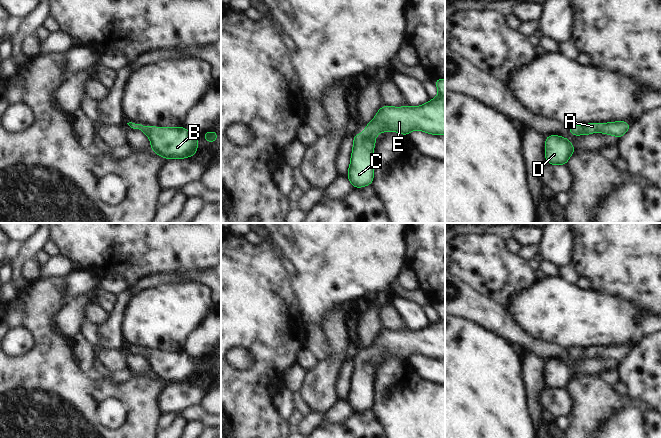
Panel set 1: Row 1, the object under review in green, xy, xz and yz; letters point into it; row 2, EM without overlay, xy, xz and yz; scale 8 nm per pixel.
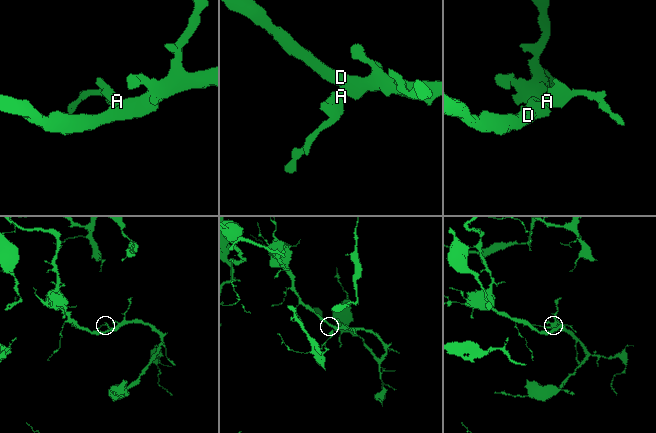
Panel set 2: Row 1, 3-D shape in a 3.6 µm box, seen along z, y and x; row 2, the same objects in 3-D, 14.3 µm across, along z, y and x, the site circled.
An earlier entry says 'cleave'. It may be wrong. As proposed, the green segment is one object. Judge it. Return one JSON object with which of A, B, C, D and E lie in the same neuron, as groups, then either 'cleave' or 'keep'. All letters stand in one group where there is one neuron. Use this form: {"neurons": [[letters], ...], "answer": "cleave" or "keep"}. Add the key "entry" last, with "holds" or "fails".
{"neurons": [["A", "B", "C", "D", "E"]], "answer": "keep", "entry": "fails"}

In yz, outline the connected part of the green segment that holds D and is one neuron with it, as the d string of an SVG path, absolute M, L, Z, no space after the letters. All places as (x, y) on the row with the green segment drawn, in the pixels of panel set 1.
M552 134L545 137L545 159L551 165L566 165L576 150L566 138Z

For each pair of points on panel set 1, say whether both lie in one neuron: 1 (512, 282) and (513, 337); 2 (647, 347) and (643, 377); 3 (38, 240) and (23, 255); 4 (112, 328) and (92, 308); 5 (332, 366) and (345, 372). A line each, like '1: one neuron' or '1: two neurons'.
1: two neurons
2: one neuron
3: one neuron
4: two neurons
5: two neurons

